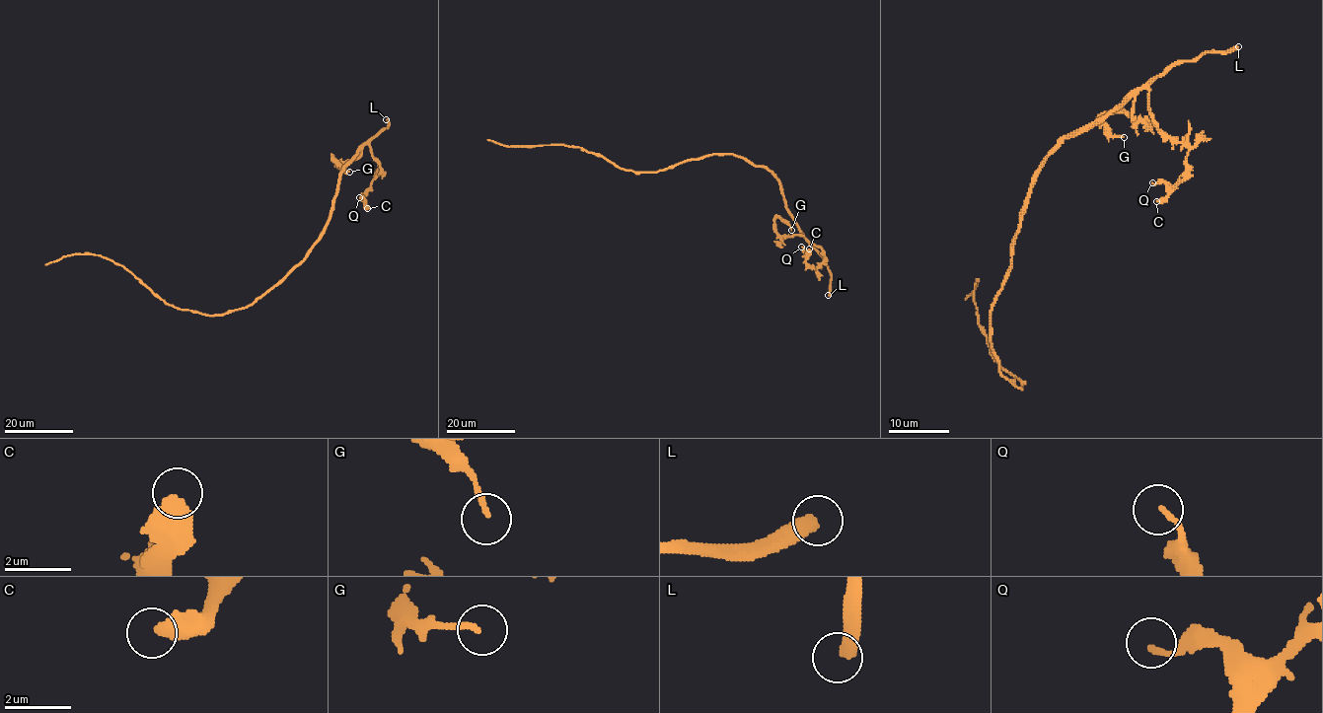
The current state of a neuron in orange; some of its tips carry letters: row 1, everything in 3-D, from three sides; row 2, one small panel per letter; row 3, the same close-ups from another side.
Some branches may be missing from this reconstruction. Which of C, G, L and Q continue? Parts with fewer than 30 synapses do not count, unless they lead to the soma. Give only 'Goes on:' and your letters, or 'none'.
Goes on: L

